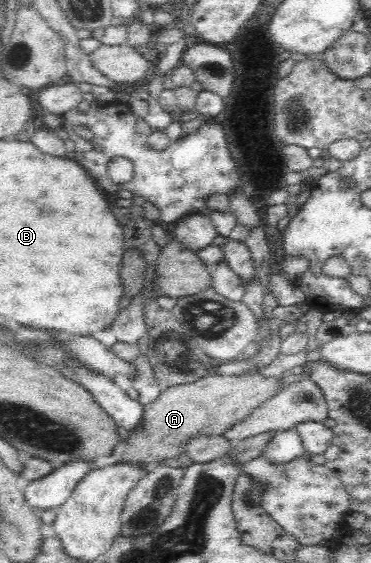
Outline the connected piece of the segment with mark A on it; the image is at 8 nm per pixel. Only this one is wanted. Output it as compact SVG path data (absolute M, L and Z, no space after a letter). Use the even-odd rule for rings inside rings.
M254 370L241 376L212 374L164 388L155 402L144 406L143 428L130 434L127 450L120 462L146 465L154 461L177 459L186 441L200 435L224 435L231 426L288 386L289 383L282 377L263 376L259 370Z

